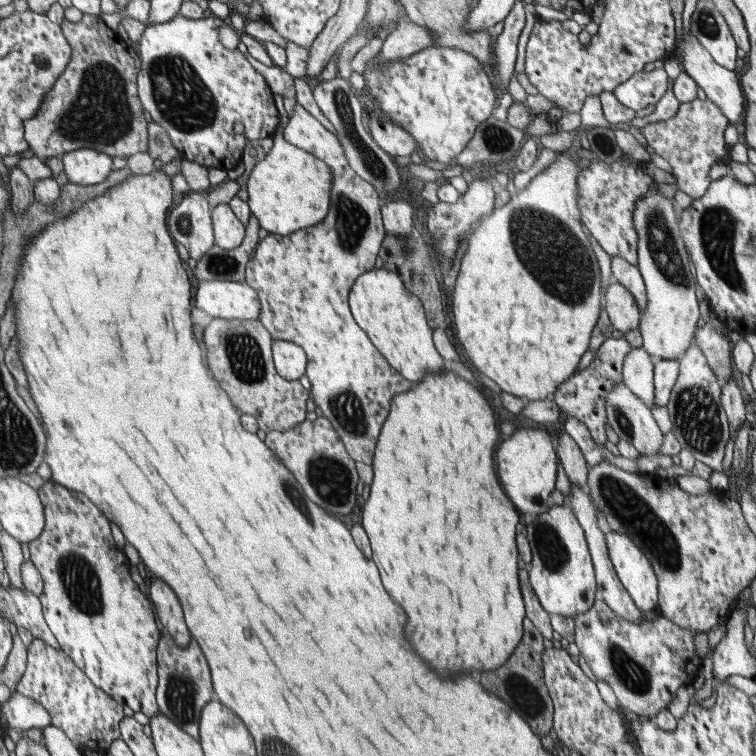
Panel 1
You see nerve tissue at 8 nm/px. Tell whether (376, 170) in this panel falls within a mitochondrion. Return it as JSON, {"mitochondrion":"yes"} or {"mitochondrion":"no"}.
{"mitochondrion":"yes"}

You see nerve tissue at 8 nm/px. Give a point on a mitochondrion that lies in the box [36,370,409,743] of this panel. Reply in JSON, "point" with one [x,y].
{"point":[80,580]}

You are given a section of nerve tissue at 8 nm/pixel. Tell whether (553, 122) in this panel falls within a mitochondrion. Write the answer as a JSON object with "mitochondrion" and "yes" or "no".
{"mitochondrion":"no"}

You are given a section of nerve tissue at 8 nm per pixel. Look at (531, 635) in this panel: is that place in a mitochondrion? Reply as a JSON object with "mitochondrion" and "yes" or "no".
{"mitochondrion":"no"}

